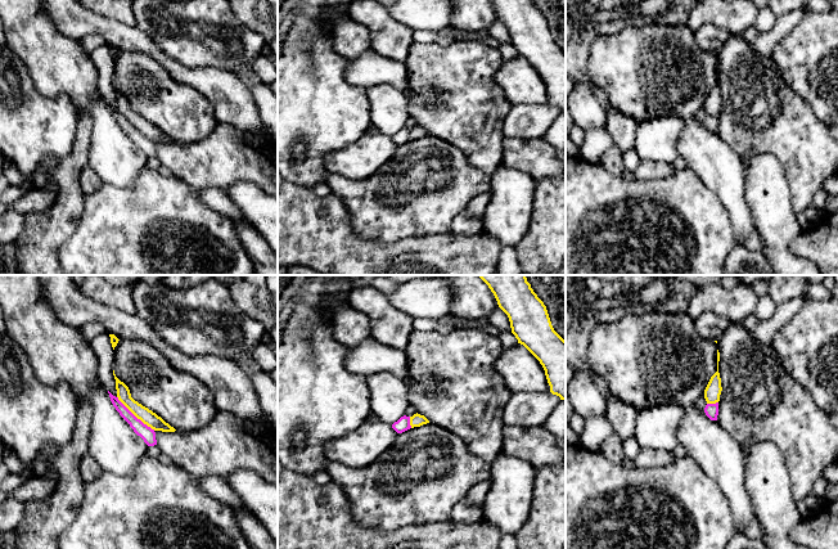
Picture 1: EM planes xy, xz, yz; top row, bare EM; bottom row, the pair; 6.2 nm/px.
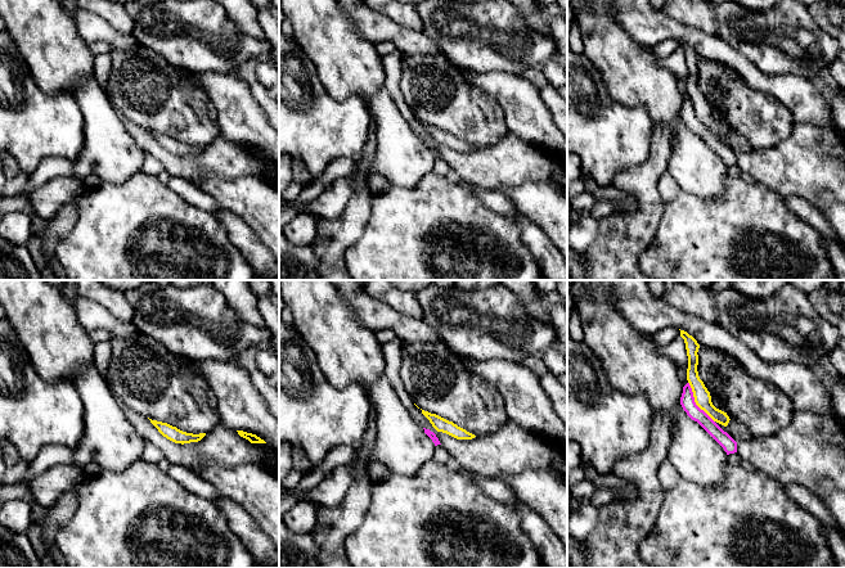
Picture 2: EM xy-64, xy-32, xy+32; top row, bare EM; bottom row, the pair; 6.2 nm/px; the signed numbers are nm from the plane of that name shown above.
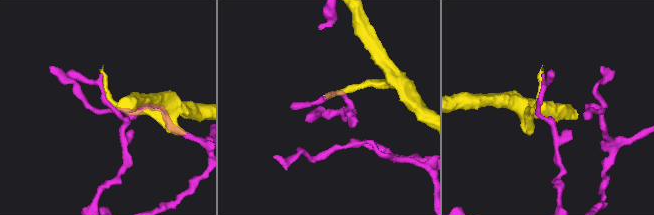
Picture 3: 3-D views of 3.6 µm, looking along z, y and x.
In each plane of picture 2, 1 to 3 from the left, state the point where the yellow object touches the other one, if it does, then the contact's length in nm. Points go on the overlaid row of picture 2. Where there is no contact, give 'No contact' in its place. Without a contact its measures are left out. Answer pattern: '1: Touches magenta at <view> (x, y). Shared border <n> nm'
1: No contact
2: No contact
3: Touches magenta at xy+32 (695, 402). Shared border 300 nm

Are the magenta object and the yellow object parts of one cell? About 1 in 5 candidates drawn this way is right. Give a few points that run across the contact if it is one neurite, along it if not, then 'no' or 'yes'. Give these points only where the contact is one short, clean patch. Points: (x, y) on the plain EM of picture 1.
no

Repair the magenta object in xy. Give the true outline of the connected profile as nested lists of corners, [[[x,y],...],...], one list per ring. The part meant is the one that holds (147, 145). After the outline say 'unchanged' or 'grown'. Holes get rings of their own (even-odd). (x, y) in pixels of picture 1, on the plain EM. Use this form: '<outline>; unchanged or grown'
[[[109,103],[109,109],[116,120],[116,122],[120,125],[120,127],[130,136],[130,139],[134,141],[134,144],[140,148],[144,154],[148,158],[157,157],[156,152],[156,144],[147,136],[144,136],[140,131],[138,131],[120,112],[118,109],[113,108]]]; unchanged

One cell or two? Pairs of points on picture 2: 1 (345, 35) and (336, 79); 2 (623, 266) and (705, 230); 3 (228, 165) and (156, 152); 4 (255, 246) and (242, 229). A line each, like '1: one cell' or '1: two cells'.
1: one cell
2: two cells
3: one cell
4: one cell

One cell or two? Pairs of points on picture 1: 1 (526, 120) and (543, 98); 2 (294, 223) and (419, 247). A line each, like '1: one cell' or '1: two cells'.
1: two cells
2: one cell

